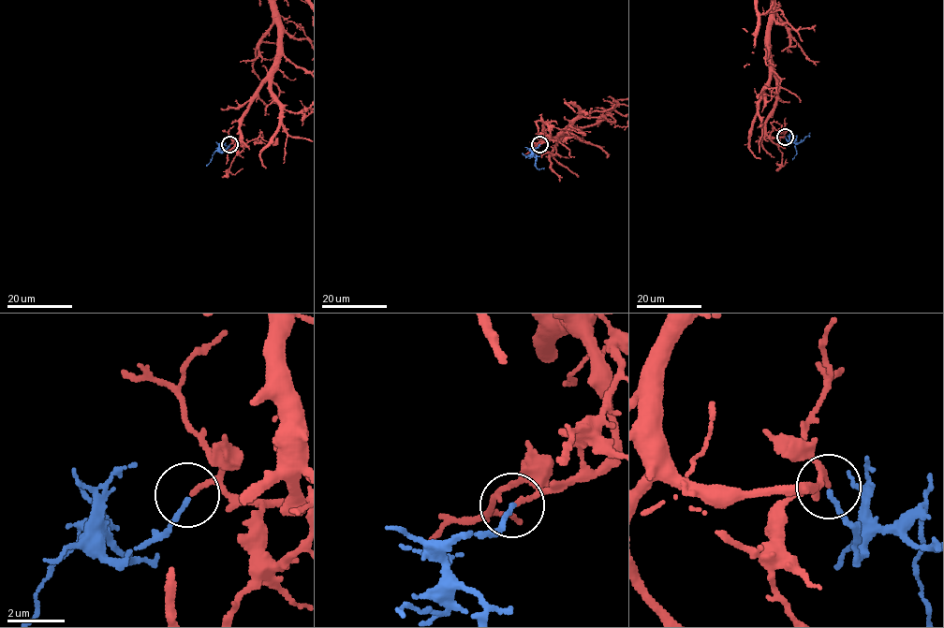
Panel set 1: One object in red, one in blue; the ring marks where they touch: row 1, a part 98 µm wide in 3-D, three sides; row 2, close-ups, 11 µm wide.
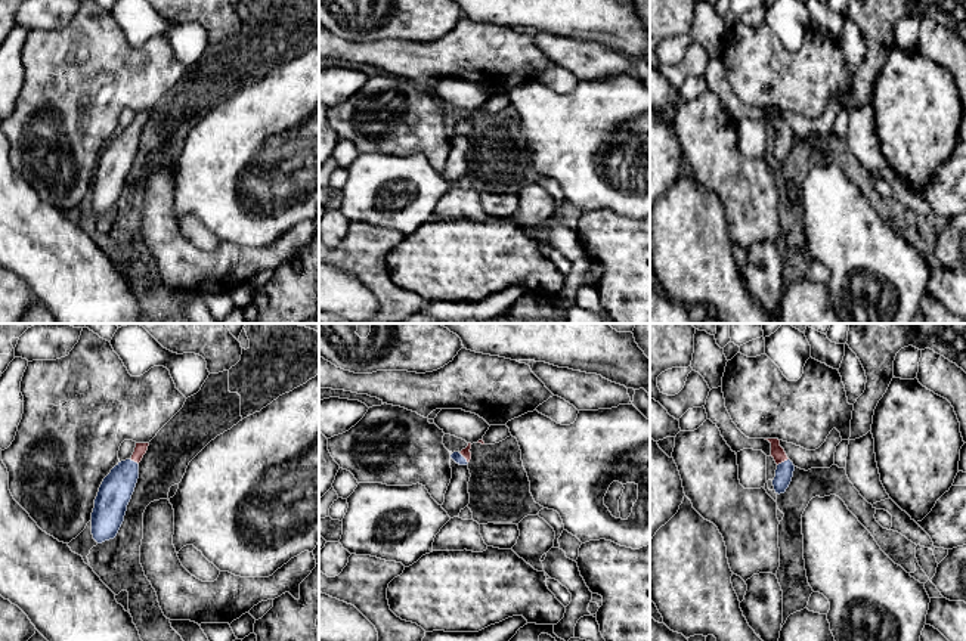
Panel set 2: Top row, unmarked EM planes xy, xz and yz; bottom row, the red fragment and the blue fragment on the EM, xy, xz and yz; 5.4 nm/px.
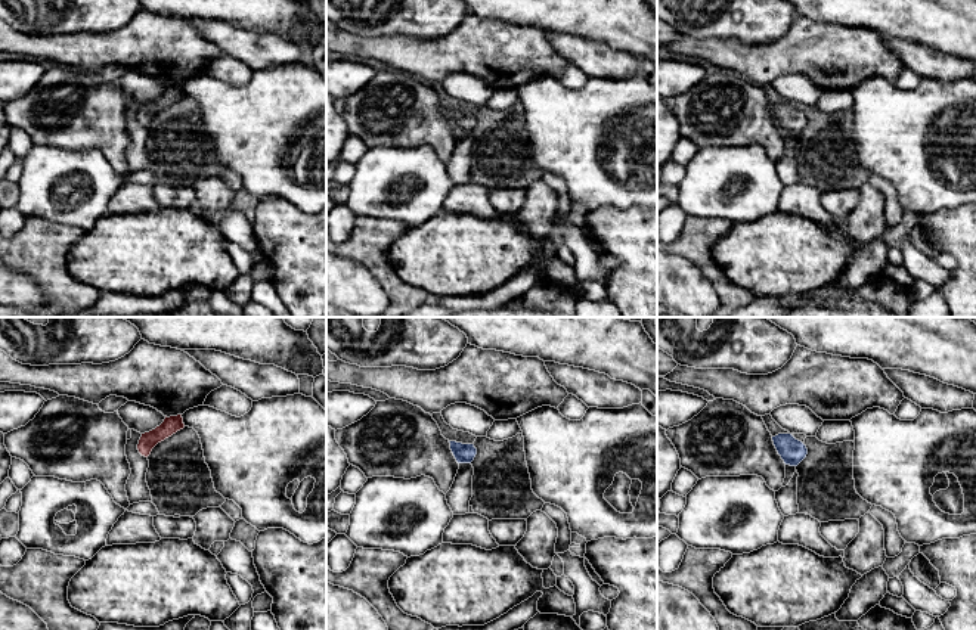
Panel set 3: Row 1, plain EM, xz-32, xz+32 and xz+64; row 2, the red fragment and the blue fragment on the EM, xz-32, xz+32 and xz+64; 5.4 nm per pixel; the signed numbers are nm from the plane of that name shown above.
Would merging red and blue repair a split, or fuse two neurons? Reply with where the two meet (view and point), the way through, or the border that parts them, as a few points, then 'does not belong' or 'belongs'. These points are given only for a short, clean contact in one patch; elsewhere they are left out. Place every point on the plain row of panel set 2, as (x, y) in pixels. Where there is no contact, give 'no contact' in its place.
meets red in yz at (782, 130); runs through yz (777, 121), (782, 130), (785, 141); belongs

